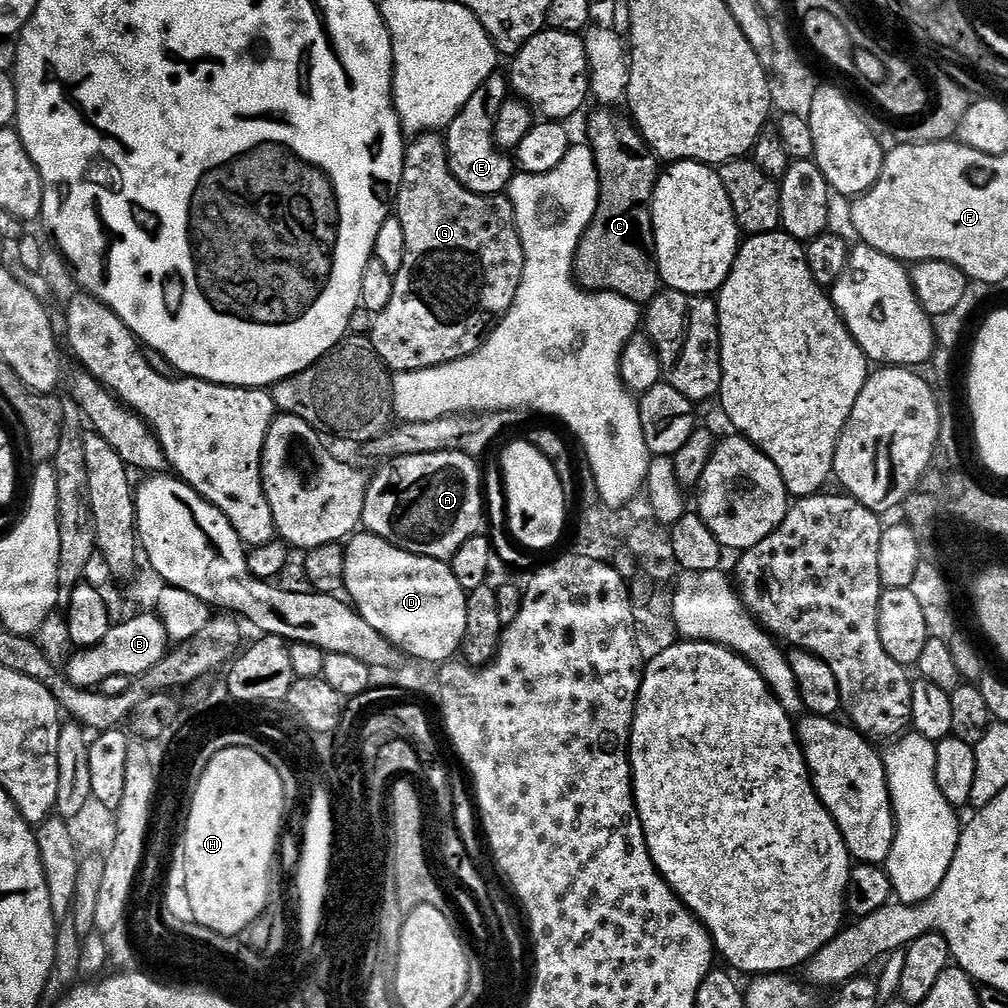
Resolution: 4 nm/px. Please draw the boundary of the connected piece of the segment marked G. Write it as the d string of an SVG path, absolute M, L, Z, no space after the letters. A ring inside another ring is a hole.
M425 132L417 135L416 140L404 149L404 169L402 170L402 182L396 192L394 201L394 216L402 222L402 234L406 234L406 254L402 258L402 266L394 274L394 294L390 294L390 302L386 302L386 310L375 313L372 324L372 336L370 343L376 351L376 357L384 364L385 368L393 373L413 372L414 370L426 370L434 366L449 364L455 360L461 360L480 349L485 336L490 329L510 310L514 298L518 294L518 286L522 282L524 273L524 251L520 235L516 229L516 212L512 208L512 201L507 195L483 196L474 194L454 178L454 174L448 165L448 145L443 135L436 132Z

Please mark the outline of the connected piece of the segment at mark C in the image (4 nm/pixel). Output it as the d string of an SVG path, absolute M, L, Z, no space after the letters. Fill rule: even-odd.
M600 110L589 115L587 143L592 146L596 169L600 179L600 201L590 226L584 231L580 245L576 247L574 275L581 288L590 292L613 292L641 306L647 305L662 290L660 271L656 265L656 254L652 242L652 195L662 171L661 161L649 148L640 129L627 115L619 116L616 110Z

